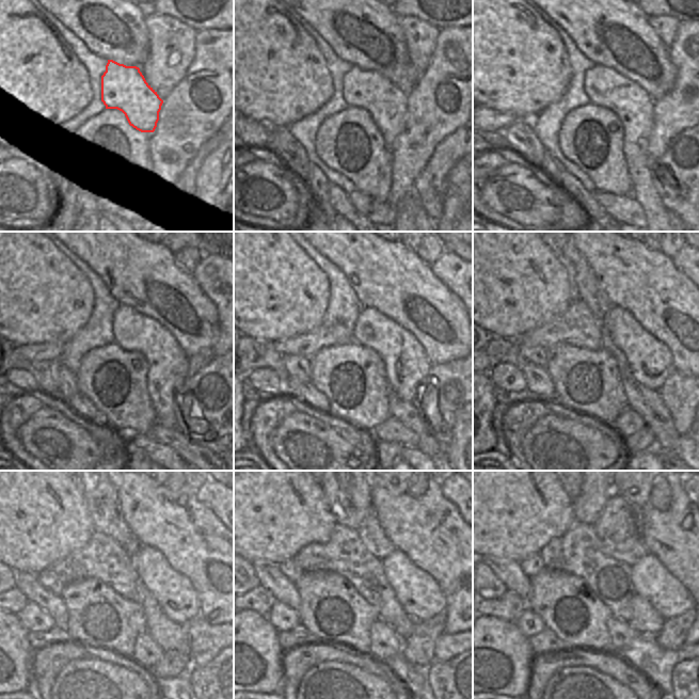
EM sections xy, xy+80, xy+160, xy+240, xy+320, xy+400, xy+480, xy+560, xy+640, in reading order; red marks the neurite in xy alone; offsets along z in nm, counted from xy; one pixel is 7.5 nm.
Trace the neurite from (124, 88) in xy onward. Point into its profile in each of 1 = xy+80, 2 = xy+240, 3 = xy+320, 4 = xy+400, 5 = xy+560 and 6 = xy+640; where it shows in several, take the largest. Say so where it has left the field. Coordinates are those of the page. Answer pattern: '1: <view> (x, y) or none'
1: xy+80 (369, 90)
2: xy+240 (134, 332)
3: xy+320 (403, 356)
4: xy+400 (650, 360)
5: xy+560 (419, 596)
6: xy+640 (651, 580)

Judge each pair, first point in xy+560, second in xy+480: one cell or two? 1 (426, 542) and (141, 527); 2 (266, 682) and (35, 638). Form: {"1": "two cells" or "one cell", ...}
{"1": "one cell", "2": "two cells"}

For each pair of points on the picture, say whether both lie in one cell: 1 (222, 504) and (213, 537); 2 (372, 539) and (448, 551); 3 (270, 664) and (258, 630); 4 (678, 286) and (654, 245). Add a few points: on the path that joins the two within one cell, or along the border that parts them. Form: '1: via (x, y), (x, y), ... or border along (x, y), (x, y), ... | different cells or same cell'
1: border along (199, 502), (202, 502), (222, 523) | different cells
2: border along (377, 521), (388, 540), (396, 547) | different cells
3: via (263, 655), (258, 650), (258, 638) | same cell
4: border along (642, 242), (649, 249), (660, 252) | different cells

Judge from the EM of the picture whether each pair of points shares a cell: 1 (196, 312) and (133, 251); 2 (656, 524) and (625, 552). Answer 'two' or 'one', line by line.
1: one
2: two

